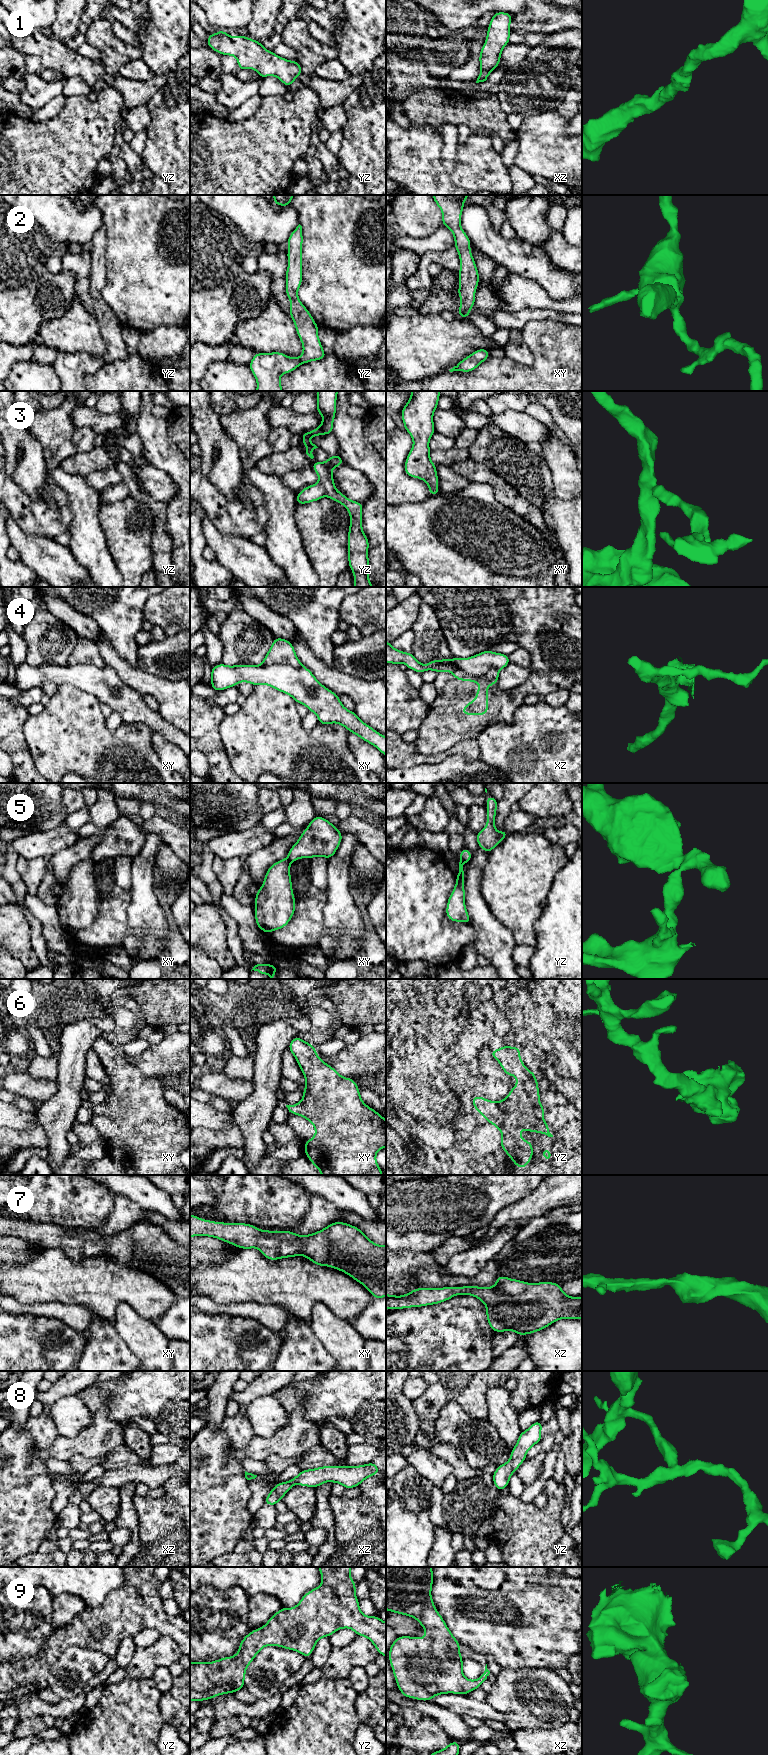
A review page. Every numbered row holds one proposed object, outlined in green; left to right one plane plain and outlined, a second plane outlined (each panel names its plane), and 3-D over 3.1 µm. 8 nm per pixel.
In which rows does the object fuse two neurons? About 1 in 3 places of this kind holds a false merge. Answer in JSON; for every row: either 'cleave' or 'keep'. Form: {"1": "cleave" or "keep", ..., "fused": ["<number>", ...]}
{"1": "keep", "2": "keep", "3": "keep", "4": "cleave", "5": "cleave", "6": "keep", "7": "keep", "8": "keep", "9": "keep", "fused": ["4", "5"]}

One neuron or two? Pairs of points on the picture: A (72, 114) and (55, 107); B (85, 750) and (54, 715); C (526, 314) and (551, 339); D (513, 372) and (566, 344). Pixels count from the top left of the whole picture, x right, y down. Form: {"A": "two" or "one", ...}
{"A": "two", "B": "one", "C": "two", "D": "one"}

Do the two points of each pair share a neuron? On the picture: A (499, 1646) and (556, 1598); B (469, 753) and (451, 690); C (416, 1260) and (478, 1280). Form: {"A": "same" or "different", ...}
{"A": "same", "B": "different", "C": "same"}

